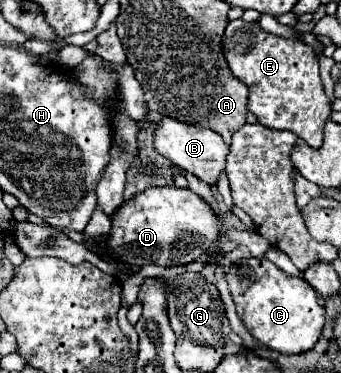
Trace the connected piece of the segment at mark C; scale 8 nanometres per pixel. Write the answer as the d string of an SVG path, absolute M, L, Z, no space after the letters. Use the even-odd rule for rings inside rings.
M249 257L241 259L237 283L229 281L229 289L237 307L237 315L259 343L283 355L309 351L317 343L325 323L325 309L319 305L315 289L311 289L305 279L285 275L269 259Z

